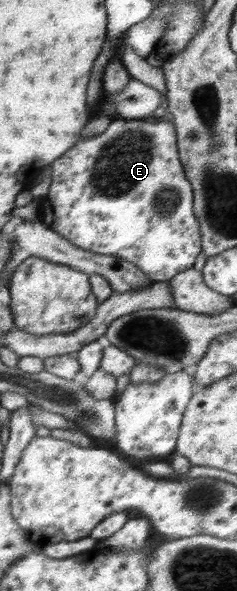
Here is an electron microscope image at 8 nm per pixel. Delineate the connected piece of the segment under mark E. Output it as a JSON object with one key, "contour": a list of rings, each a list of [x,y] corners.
{"contour":[[[139,118],[132,120],[113,120],[103,133],[91,137],[81,138],[71,149],[67,150],[59,159],[50,163],[53,168],[52,182],[47,195],[40,198],[42,223],[47,228],[56,231],[63,238],[81,249],[91,250],[101,255],[112,255],[123,258],[136,265],[149,279],[157,282],[167,282],[177,273],[189,269],[195,263],[197,255],[202,251],[200,225],[193,209],[193,188],[180,162],[175,126],[169,121]]]}

